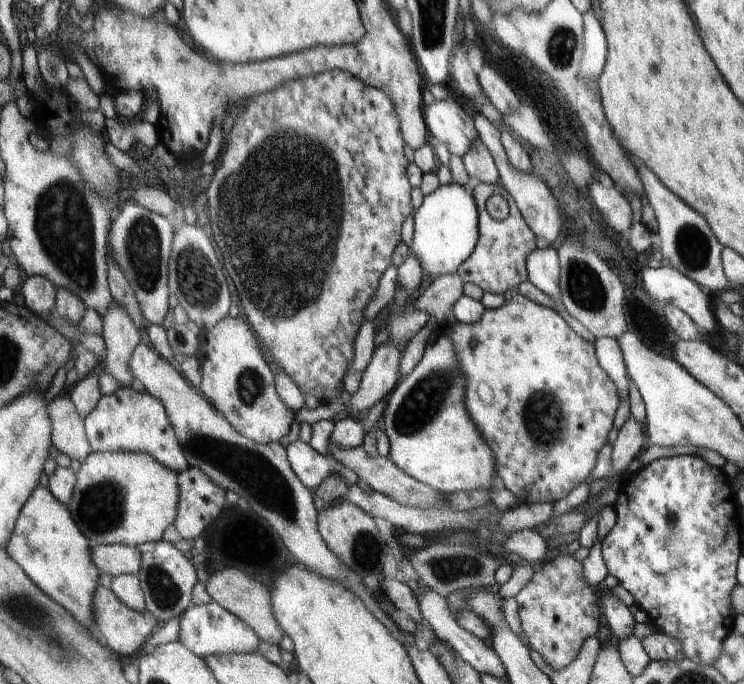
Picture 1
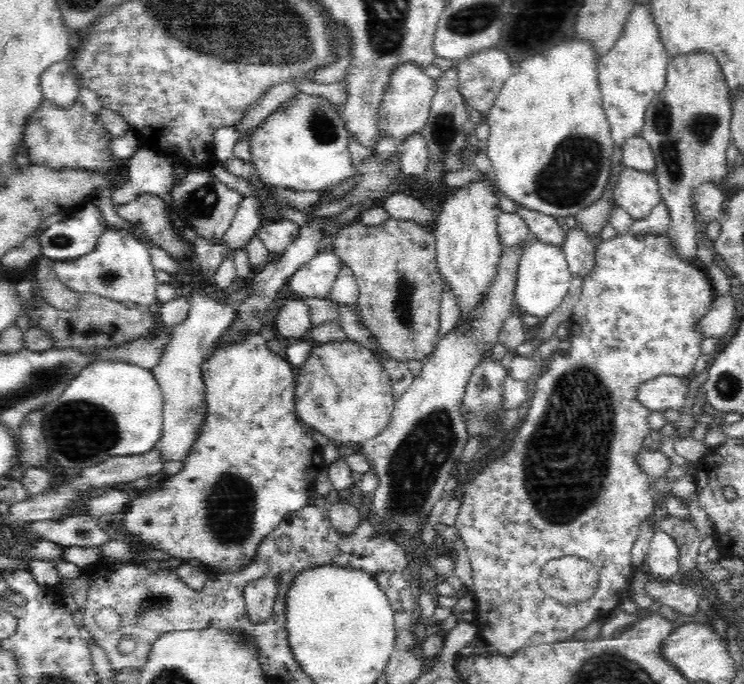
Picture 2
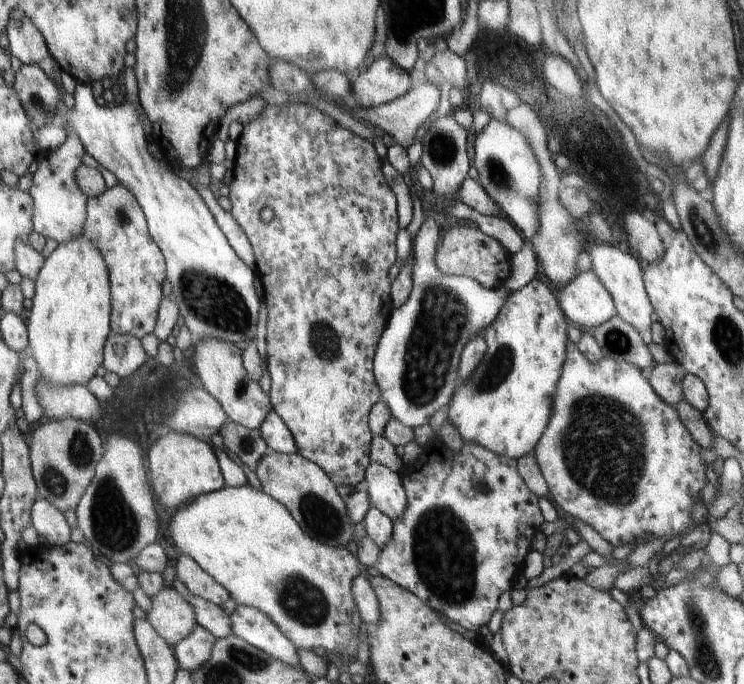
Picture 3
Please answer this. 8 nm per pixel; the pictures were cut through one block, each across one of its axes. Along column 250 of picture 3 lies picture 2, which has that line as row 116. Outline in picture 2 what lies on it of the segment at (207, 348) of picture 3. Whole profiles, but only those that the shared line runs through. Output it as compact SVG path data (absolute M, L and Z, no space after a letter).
M405 62L403 65L397 66L390 82L386 85L382 102L378 108L379 126L377 128L380 130L378 142L390 134L394 138L394 143L398 145L400 142L404 142L408 136L422 131L422 128L428 123L430 104L432 104L432 98L436 92L434 82L435 80L430 78L416 63Z

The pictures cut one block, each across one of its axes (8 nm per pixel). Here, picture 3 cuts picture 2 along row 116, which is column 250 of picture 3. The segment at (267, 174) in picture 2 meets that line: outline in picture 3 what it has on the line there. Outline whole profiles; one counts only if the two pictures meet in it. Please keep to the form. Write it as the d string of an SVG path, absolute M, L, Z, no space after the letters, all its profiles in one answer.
M77 83L73 96L74 108L69 110L62 105L57 111L55 124L62 126L66 131L72 129L82 141L86 152L115 174L119 183L126 186L138 201L145 214L150 236L164 256L167 279L173 288L170 297L184 317L193 342L216 339L238 344L242 340L247 343L255 340L262 300L254 287L254 271L236 255L214 220L214 215L210 213L204 200L190 182L180 178L164 160L157 161L147 151L147 138L137 104L127 98L125 102L116 104L113 108L101 107L96 104L95 97L92 95L91 83Z

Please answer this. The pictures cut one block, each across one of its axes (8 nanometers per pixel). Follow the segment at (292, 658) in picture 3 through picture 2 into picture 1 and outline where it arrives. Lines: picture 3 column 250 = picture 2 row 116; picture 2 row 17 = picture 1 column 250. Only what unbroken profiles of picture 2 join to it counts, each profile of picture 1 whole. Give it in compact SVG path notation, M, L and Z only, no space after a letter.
M214 601L205 605L192 604L180 617L178 640L199 657L206 658L217 654L250 654L258 651L260 638L253 630Z

